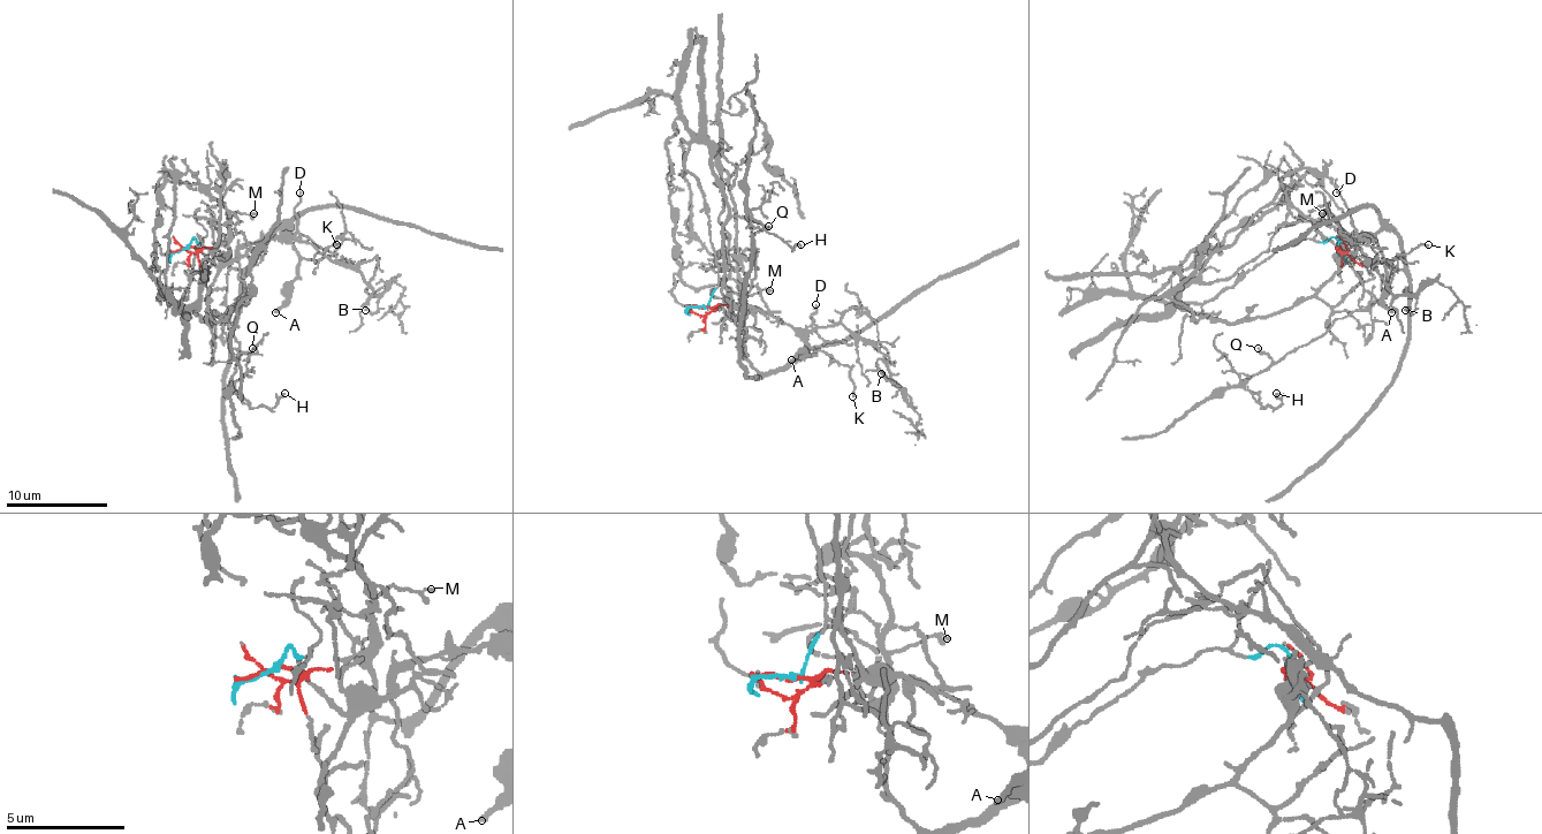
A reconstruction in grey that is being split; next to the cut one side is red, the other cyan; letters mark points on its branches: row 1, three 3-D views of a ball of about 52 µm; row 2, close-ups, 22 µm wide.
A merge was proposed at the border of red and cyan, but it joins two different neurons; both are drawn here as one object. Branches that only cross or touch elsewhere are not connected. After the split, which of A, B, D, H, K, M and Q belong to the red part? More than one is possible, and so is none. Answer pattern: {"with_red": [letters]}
{"with_red": ["A", "B", "D", "K", "M"]}

